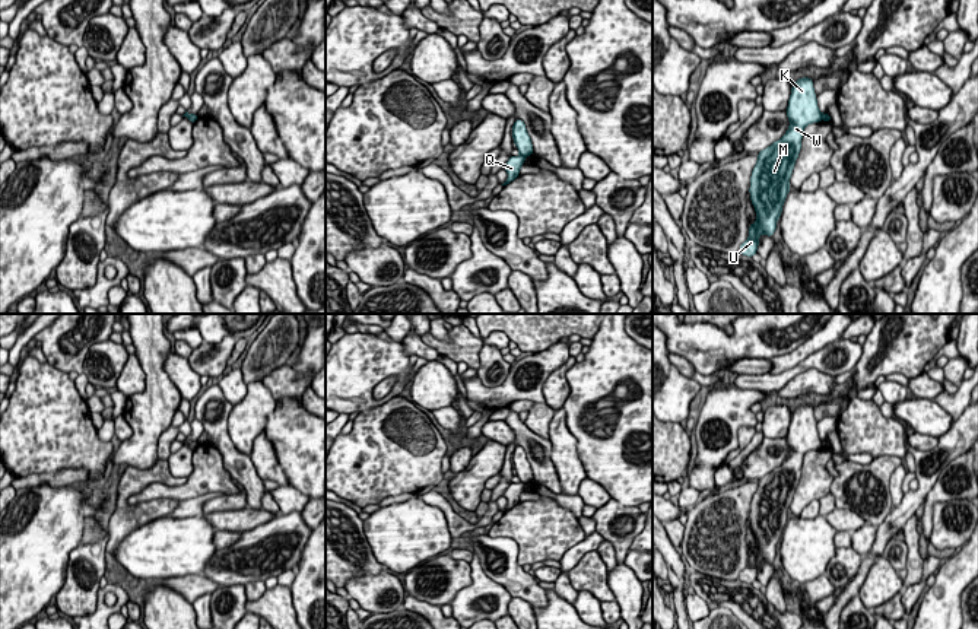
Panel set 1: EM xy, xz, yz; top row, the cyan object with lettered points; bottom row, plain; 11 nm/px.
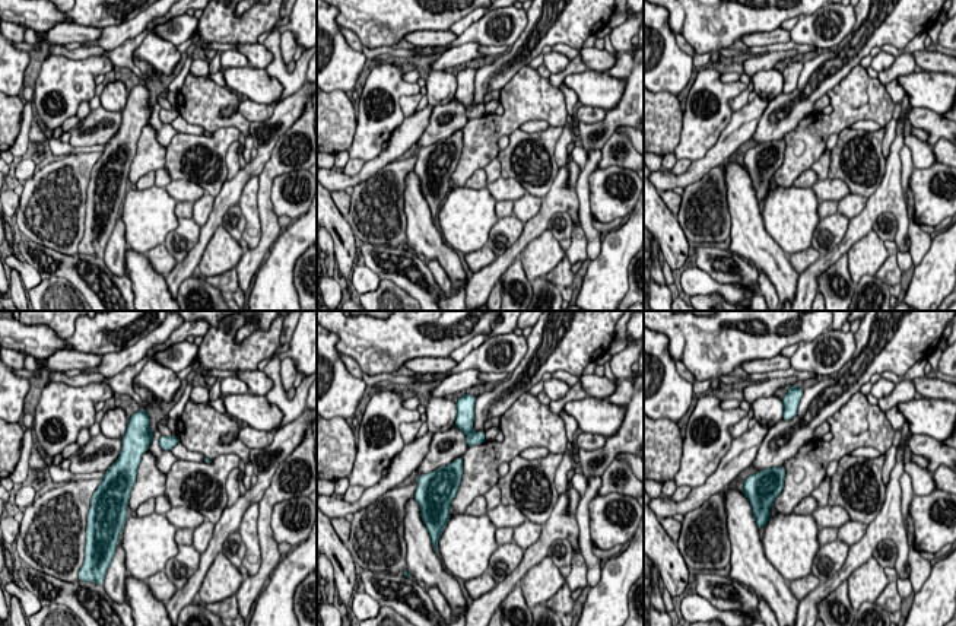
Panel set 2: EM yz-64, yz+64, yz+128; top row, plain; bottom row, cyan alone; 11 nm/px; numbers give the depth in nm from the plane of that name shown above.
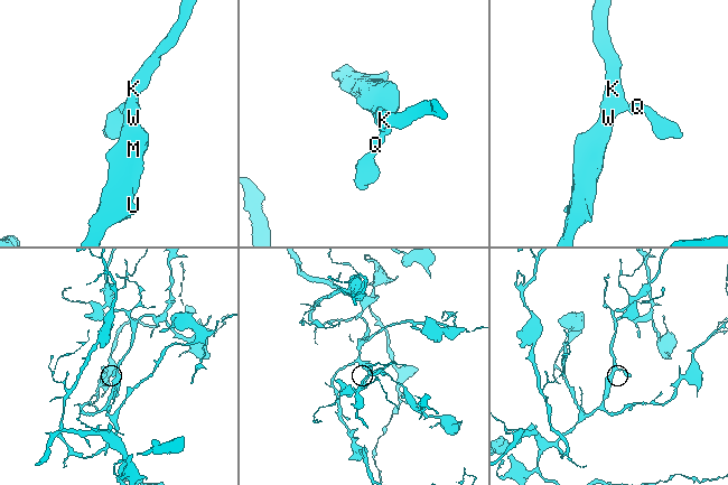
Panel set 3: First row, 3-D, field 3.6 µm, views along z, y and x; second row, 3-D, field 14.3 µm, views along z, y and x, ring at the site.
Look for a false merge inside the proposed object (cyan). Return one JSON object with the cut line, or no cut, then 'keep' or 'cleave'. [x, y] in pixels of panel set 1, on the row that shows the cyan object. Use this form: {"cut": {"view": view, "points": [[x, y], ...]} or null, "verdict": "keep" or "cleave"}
{"cut": {"view": "xz", "points": [[521, 155], [524, 156]]}, "verdict": "cleave"}

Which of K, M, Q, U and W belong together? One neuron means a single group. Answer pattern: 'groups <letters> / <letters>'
groups K M U W / Q

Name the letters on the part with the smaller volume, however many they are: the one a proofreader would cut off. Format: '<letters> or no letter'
Q

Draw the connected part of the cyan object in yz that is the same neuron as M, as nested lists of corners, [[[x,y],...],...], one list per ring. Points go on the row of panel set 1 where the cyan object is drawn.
[[[801,77],[793,85],[785,111],[790,120],[788,130],[779,140],[759,152],[752,171],[749,193],[756,222],[750,223],[749,238],[739,248],[742,255],[756,254],[762,234],[774,236],[801,149],[803,130],[822,120],[810,77]]]

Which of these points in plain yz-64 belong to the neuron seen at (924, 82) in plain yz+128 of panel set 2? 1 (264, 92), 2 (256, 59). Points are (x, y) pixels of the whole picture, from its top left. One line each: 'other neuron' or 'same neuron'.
1: same neuron
2: other neuron

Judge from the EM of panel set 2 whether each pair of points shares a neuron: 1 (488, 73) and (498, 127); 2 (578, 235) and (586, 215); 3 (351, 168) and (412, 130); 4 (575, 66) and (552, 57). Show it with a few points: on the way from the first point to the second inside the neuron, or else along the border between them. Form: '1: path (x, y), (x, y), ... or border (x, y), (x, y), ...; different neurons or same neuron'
1: border (524, 66), (499, 89); different neurons
2: border (578, 223), (586, 237), (587, 257); different neurons
3: border (365, 162), (353, 175), (342, 172); different neurons
4: border (571, 60), (562, 70), (550, 73); different neurons

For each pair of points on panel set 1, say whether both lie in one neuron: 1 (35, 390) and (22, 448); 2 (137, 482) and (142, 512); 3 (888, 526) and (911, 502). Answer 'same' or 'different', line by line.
1: same
2: same
3: same

